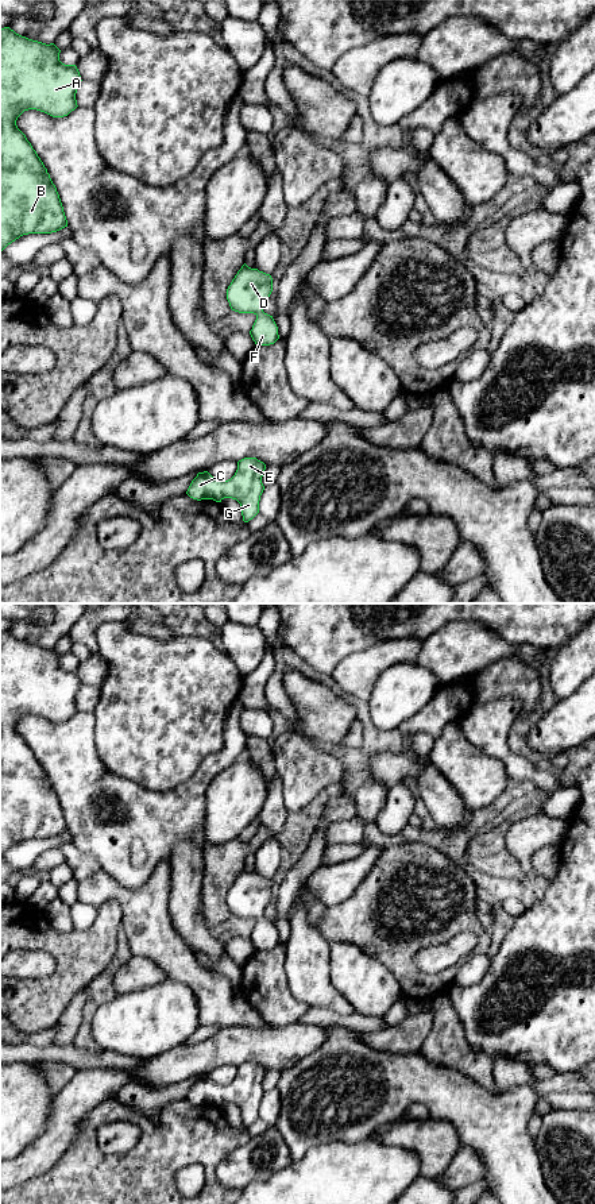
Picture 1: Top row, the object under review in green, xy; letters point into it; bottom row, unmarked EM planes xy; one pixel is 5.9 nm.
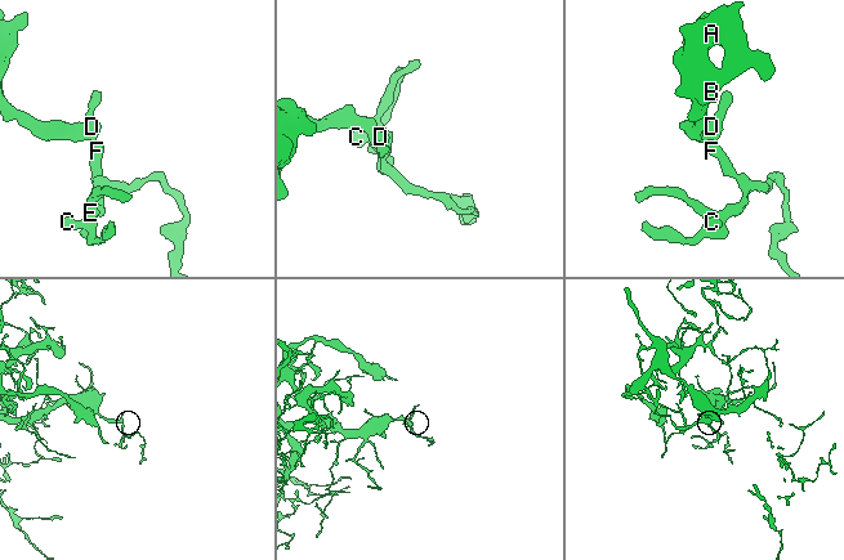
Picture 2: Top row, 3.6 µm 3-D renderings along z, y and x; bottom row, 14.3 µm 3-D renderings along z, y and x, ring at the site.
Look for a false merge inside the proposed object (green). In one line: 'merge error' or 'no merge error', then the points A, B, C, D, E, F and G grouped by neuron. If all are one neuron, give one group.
no merge error; A B C D E F G

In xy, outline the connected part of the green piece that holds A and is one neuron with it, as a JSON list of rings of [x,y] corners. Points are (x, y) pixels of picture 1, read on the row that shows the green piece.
[[[0,28],[0,252],[28,234],[51,234],[67,227],[63,207],[47,169],[18,128],[18,117],[28,109],[53,117],[67,116],[77,105],[81,76],[76,65],[59,61],[61,50]]]

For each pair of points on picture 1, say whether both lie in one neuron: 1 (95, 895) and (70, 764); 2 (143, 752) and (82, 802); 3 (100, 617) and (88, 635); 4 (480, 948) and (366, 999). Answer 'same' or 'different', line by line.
1: different
2: different
3: same
4: different

